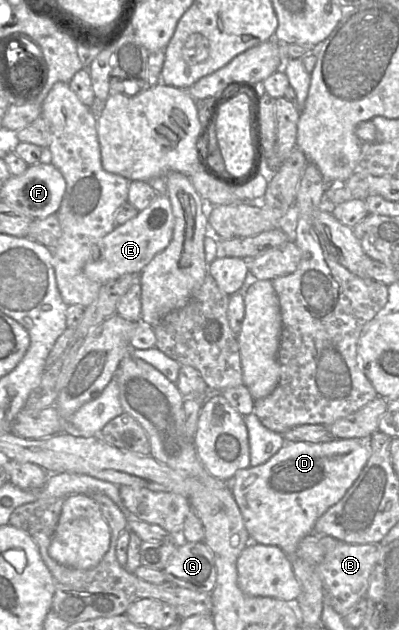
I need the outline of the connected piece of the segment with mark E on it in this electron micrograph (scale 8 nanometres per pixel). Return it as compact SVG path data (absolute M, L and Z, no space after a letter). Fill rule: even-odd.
M157 195L148 207L105 235L98 243L100 257L87 262L84 274L92 281L105 284L128 273L138 273L170 243L174 231L174 216L168 195Z

